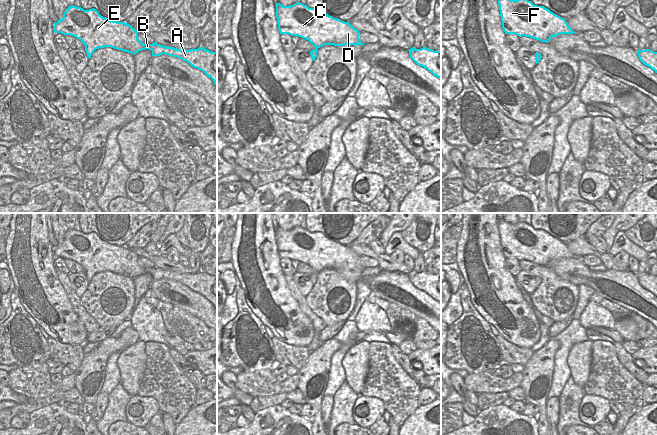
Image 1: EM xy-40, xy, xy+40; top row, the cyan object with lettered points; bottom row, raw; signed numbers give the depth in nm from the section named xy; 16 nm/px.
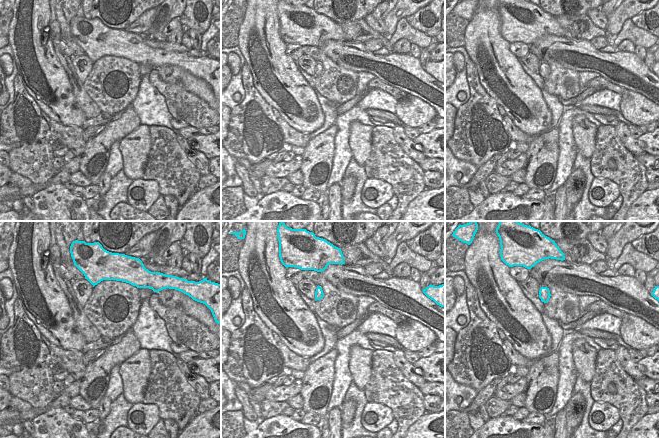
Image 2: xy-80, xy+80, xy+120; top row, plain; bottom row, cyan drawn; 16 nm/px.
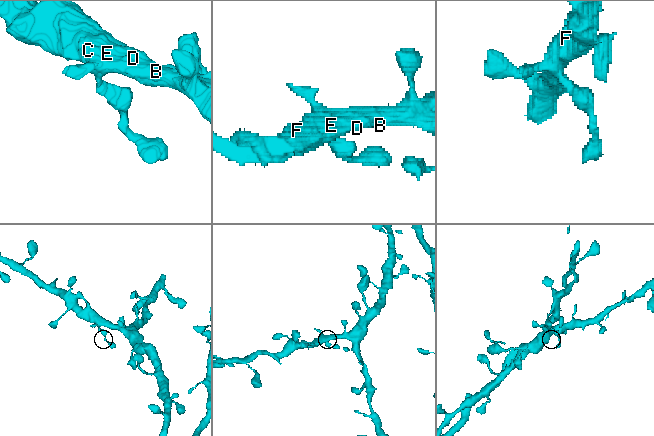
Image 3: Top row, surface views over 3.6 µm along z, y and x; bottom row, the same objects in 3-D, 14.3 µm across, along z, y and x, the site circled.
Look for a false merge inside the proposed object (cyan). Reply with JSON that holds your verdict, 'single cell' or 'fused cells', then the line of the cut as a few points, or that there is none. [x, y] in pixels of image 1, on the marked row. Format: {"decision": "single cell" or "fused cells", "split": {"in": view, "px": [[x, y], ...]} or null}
{"decision": "single cell", "split": null}

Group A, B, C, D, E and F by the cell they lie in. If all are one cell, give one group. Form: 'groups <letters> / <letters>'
groups A B C D E F

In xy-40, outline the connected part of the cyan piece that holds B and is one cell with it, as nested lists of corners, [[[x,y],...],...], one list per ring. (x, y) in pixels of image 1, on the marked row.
[[[74,5],[68,7],[63,18],[54,23],[54,32],[79,39],[85,45],[89,59],[96,49],[104,47],[131,54],[149,49],[152,56],[165,54],[177,57],[203,71],[217,86],[217,52],[209,51],[202,46],[198,49],[181,50],[155,42],[144,44],[138,39],[138,31],[131,25],[109,20],[94,8],[84,10]]]

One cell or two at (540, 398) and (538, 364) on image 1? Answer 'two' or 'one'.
one

